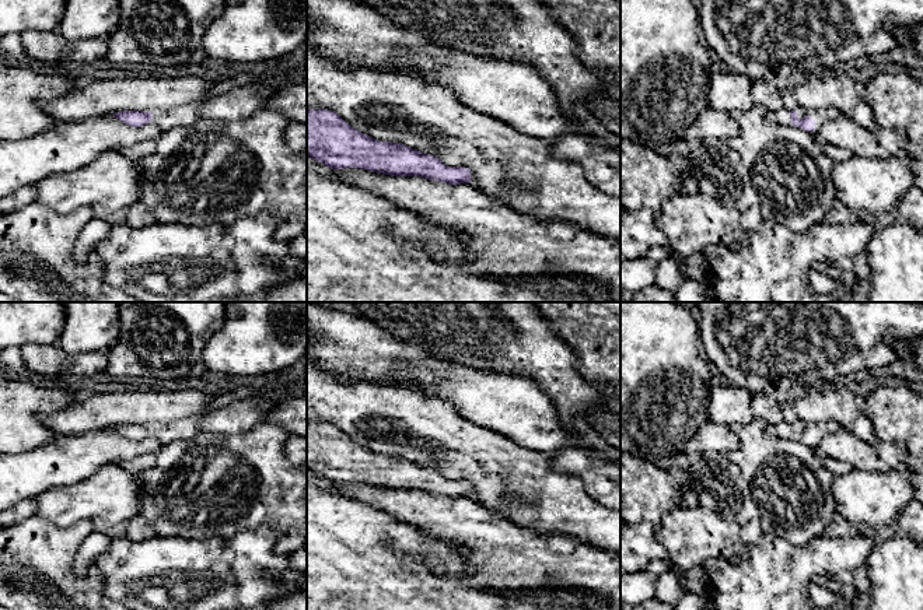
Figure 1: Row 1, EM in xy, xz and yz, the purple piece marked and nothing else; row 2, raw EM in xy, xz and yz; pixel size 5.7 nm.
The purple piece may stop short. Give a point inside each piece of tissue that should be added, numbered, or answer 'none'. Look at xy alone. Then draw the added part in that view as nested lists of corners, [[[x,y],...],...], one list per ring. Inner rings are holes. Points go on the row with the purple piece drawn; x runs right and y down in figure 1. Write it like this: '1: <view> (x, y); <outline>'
1: xy (240, 104); [[[265,80],[223,95],[211,95],[172,109],[154,111],[151,112],[153,122],[162,130],[169,130],[178,126],[190,126],[200,119],[242,120],[263,109],[265,101],[276,90],[276,83]]]

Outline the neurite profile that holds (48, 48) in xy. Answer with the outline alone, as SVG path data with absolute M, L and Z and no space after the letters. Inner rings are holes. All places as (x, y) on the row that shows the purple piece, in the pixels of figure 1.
M27 29L21 34L25 55L43 64L92 69L105 64L106 38L69 41L60 32Z

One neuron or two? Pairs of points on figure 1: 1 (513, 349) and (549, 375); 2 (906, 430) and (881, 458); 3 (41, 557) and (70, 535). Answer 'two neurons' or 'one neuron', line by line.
1: one neuron
2: two neurons
3: one neuron

